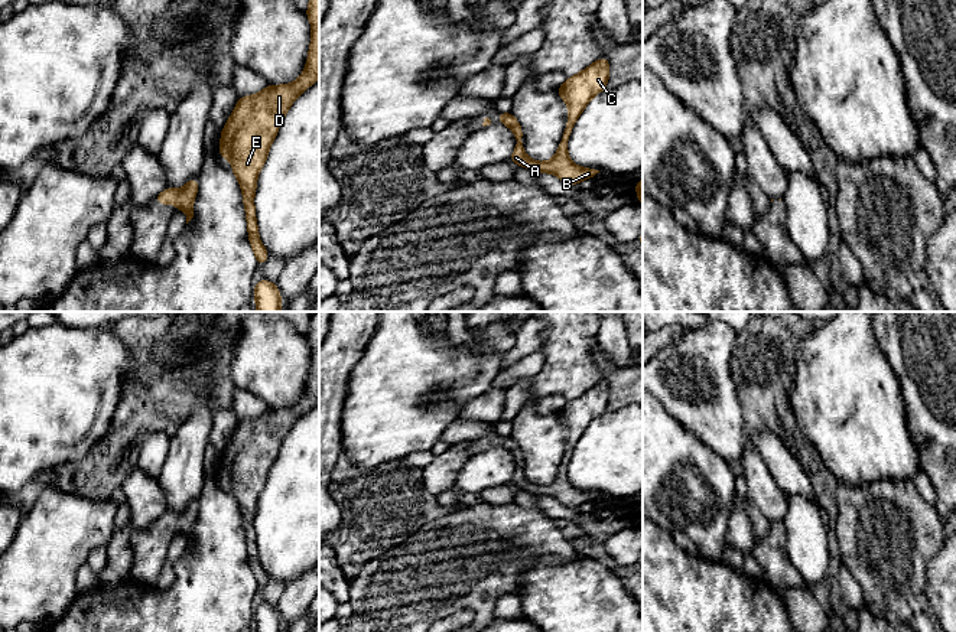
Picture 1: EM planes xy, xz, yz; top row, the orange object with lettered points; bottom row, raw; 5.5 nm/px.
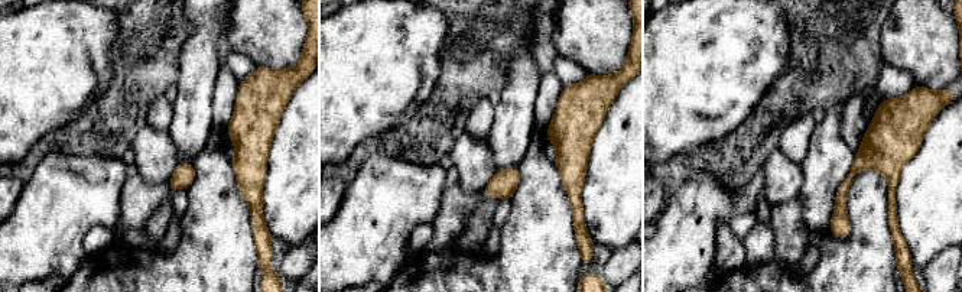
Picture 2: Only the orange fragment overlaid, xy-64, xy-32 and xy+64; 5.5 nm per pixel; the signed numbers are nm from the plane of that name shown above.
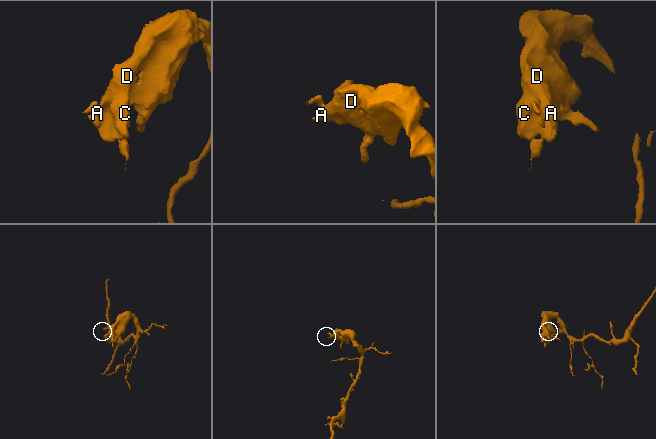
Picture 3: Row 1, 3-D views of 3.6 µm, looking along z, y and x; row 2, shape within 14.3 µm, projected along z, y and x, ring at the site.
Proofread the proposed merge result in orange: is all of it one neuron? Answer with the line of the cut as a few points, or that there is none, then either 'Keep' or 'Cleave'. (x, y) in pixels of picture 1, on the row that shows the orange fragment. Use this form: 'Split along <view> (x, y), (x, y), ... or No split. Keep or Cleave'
No split. Keep

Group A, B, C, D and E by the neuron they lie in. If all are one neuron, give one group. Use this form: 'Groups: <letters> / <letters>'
Groups: A B C D E

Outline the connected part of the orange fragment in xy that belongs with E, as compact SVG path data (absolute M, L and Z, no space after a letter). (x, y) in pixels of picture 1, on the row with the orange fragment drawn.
M309 0L306 16L312 26L312 39L303 74L293 84L267 84L256 95L238 97L220 136L221 153L217 157L233 162L231 172L241 185L248 241L258 265L270 257L258 238L256 219L254 193L258 172L290 105L319 78L319 0Z

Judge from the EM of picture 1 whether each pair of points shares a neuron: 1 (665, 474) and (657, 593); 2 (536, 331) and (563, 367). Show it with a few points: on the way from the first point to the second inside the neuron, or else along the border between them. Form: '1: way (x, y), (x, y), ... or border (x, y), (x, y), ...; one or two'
1: border (657, 524), (669, 531); two
2: border (548, 326), (548, 335), (540, 348); two

